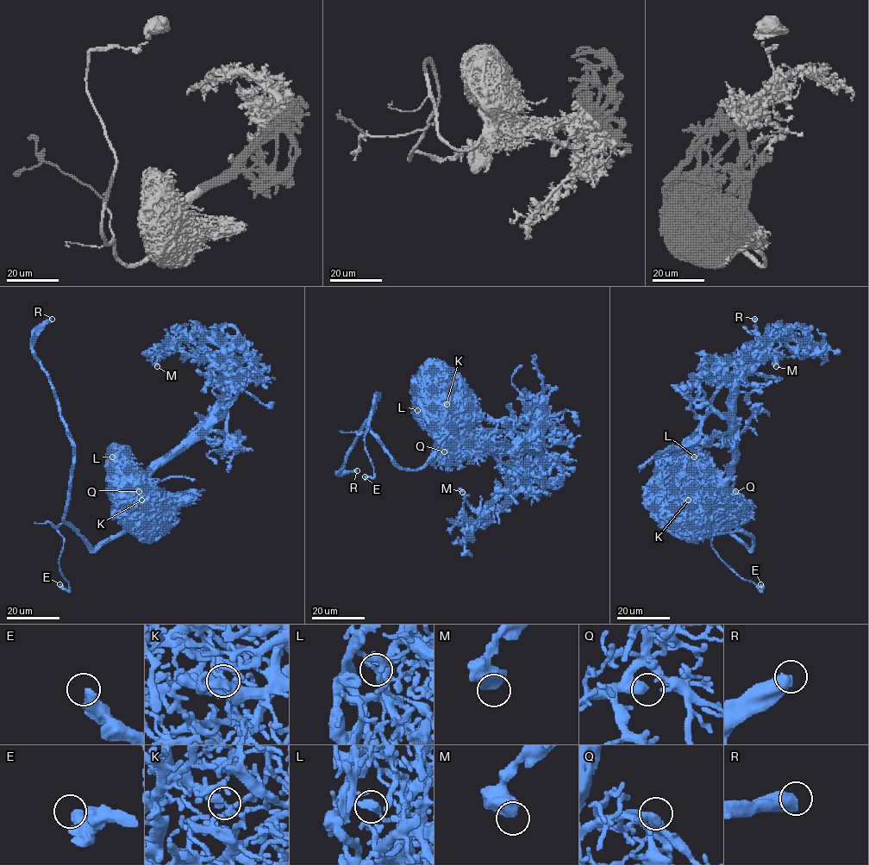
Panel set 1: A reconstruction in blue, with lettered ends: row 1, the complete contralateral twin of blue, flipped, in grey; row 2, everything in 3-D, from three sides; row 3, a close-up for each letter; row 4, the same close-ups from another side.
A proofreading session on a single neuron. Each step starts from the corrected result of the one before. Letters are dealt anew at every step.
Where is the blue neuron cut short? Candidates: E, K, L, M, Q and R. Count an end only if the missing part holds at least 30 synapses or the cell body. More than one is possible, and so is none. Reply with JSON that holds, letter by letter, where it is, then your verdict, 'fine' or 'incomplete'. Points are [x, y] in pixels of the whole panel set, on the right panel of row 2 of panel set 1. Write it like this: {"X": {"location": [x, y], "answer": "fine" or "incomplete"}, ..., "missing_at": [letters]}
{"E": {"location": [760, 584], "answer": "fine"}, "K": {"location": [688, 500], "answer": "fine"}, "L": {"location": [694, 457], "answer": "fine"}, "M": {"location": [776, 366], "answer": "fine"}, "Q": {"location": [735, 491], "answer": "incomplete"}, "R": {"location": [754, 319], "answer": "incomplete"}, "missing_at": ["Q", "R"]}

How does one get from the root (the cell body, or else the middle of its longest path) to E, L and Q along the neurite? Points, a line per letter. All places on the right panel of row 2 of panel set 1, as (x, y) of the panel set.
E: (740, 528), (753, 538), (750, 550), (715, 523), (710, 525), (719, 526), (712, 548), (761, 591), (760, 584)
L: (740, 528), (727, 513), (725, 491), (699, 462), (700, 455), (696, 454), (694, 457)
Q: (740, 528), (726, 511), (726, 494), (735, 491)

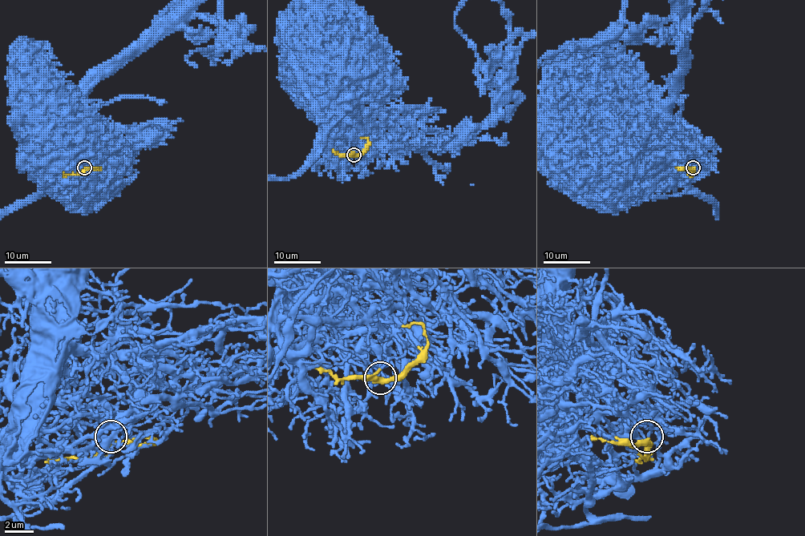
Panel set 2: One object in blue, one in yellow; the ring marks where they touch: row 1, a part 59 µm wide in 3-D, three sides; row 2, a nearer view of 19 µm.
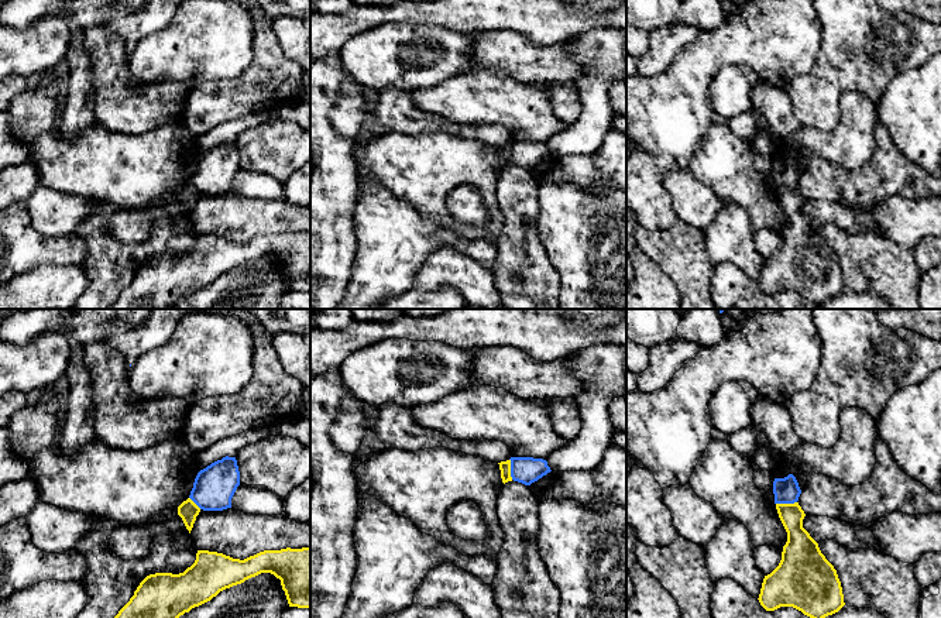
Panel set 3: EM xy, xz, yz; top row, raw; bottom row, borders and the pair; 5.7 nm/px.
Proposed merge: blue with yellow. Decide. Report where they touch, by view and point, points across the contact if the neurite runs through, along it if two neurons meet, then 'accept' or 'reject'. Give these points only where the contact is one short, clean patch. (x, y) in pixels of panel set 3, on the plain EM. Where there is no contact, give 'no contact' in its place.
contact yz (786, 186); border yz (796, 185), (776, 188); reject

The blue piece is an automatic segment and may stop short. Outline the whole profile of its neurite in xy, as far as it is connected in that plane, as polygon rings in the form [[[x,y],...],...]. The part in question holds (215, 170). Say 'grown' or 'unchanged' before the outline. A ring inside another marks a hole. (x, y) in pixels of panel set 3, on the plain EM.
unchanged; [[[223,141],[200,154],[189,182],[203,195],[231,192],[231,182],[240,169],[236,141]]]

